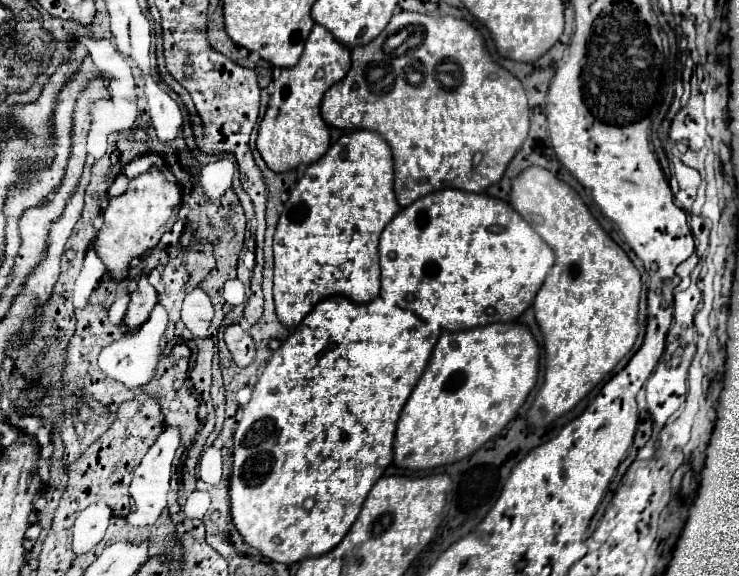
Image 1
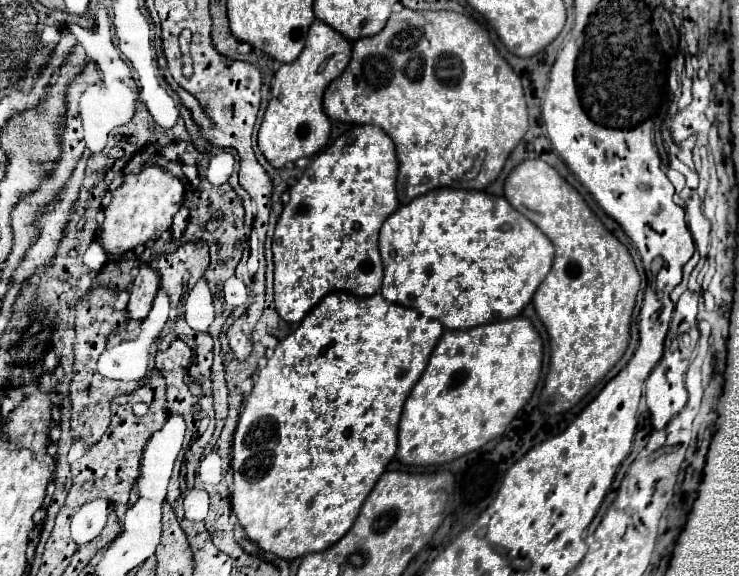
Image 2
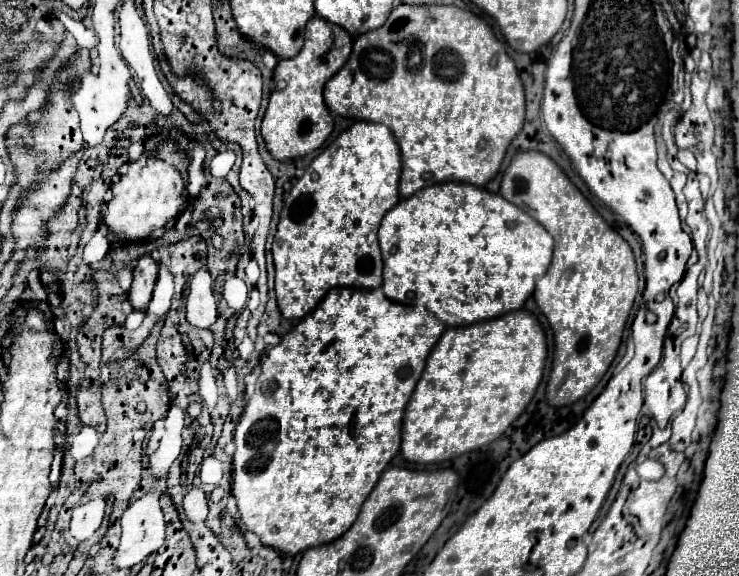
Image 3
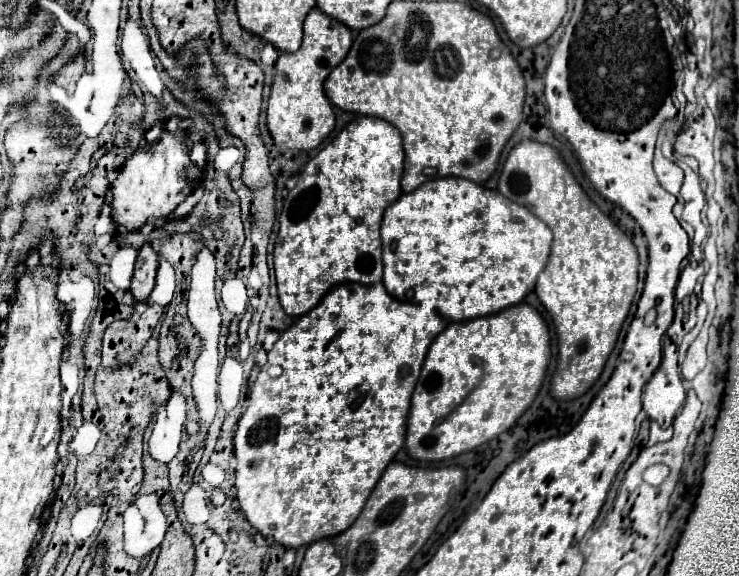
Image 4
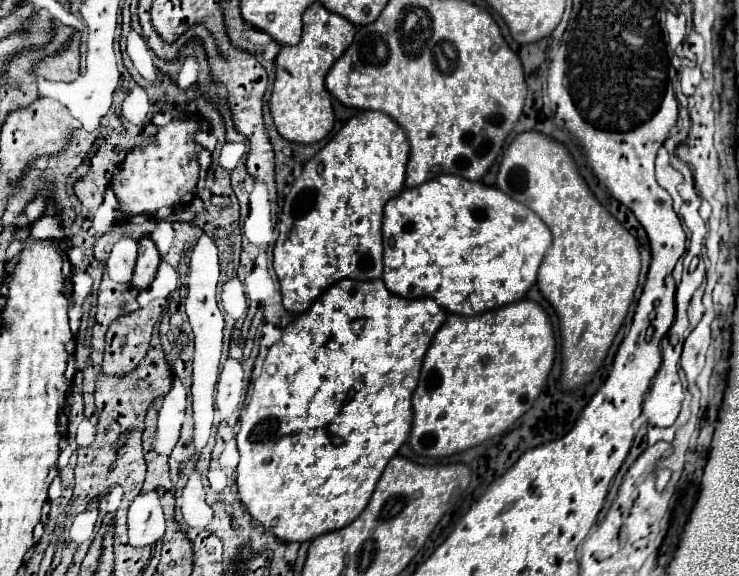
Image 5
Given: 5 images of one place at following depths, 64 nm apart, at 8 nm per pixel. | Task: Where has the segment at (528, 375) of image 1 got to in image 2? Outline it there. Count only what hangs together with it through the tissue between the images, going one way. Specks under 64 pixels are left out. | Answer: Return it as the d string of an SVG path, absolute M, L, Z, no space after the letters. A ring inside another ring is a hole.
M516 316L492 324L474 326L468 330L446 330L438 340L424 374L412 388L398 428L396 458L412 466L432 466L452 462L486 442L498 438L516 418L522 406L530 400L542 374L542 338L530 318Z

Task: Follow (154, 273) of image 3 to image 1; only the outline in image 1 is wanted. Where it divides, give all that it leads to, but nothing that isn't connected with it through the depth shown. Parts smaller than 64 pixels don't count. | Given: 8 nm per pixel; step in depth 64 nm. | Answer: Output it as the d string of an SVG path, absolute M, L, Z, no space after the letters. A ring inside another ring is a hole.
M142 274L138 280L138 288L130 294L130 304L126 310L124 322L128 330L136 330L140 324L144 324L144 320L148 320L156 302L158 302L158 292L148 282L148 276Z

